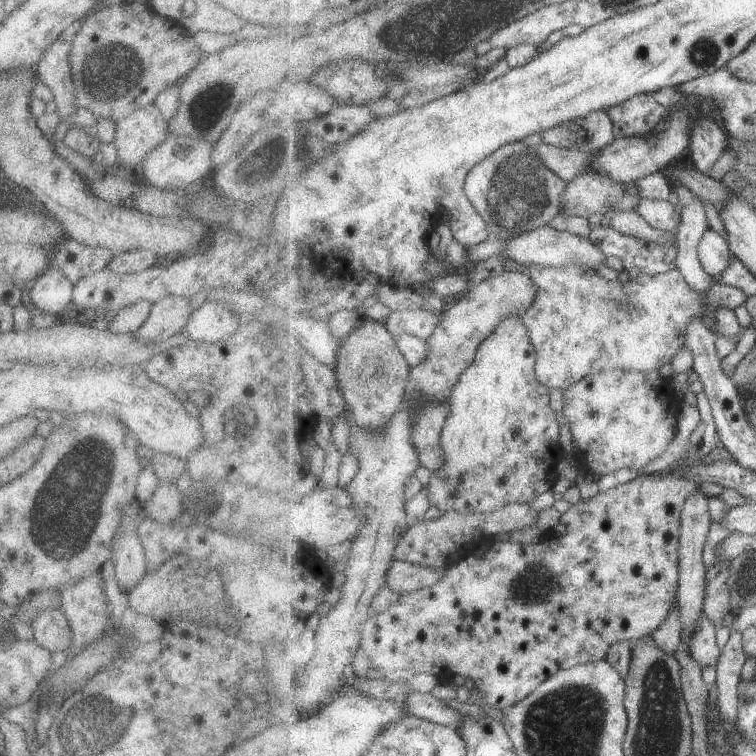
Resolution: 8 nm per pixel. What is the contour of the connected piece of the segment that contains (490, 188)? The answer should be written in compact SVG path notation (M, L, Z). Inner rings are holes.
M525 141L512 142L493 152L474 167L467 180L467 192L484 216L492 239L512 240L520 234L544 227L563 214L562 200L569 183L560 178L544 162L539 146L528 146Z

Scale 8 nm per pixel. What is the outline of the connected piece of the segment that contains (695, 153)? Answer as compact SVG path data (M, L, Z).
M700 114L700 120L694 120L690 150L695 166L700 172L707 172L724 152L730 148L730 133L726 132L718 120L706 114Z

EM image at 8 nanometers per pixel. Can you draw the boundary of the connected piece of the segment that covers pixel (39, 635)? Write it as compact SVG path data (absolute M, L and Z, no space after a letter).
M48 608L38 612L30 624L35 641L51 653L69 652L72 646L72 628L62 609Z

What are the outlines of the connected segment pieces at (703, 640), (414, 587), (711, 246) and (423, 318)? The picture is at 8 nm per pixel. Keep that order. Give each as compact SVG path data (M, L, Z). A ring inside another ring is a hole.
M704 614L698 622L698 630L690 640L689 651L702 664L703 668L710 668L719 664L722 648L718 644L718 626L708 614Z
M396 561L388 570L388 585L401 595L418 592L422 588L434 586L440 582L449 568L426 568L412 562Z
M710 229L699 246L700 258L706 270L713 276L722 276L732 264L733 250L729 240L720 232Z
M427 307L422 310L393 311L386 325L389 332L396 337L411 334L430 340L441 322L439 313Z

